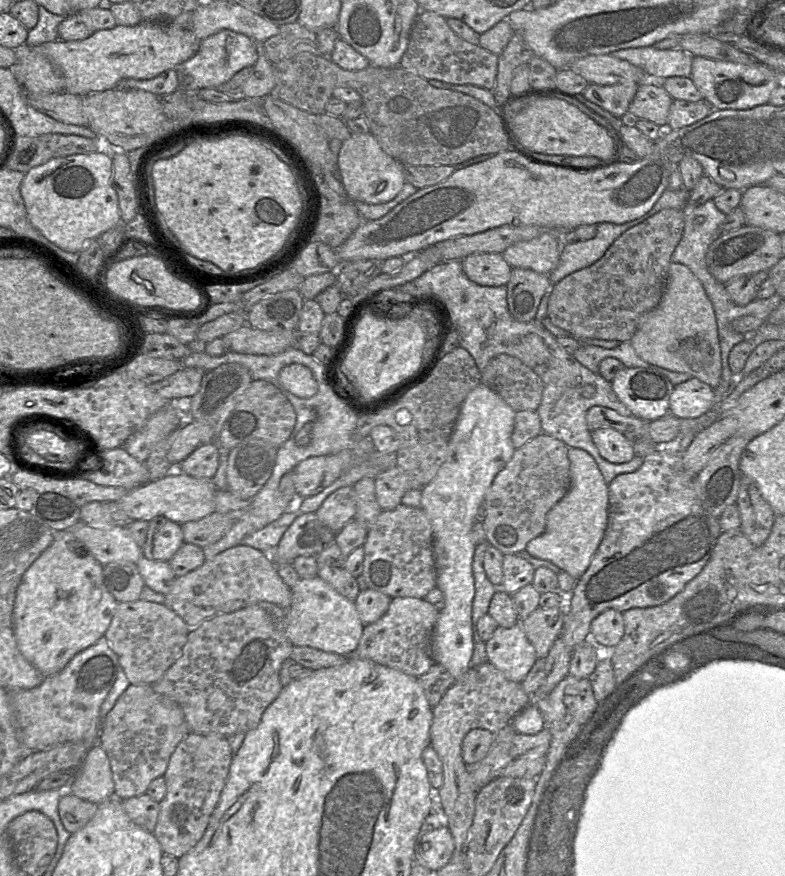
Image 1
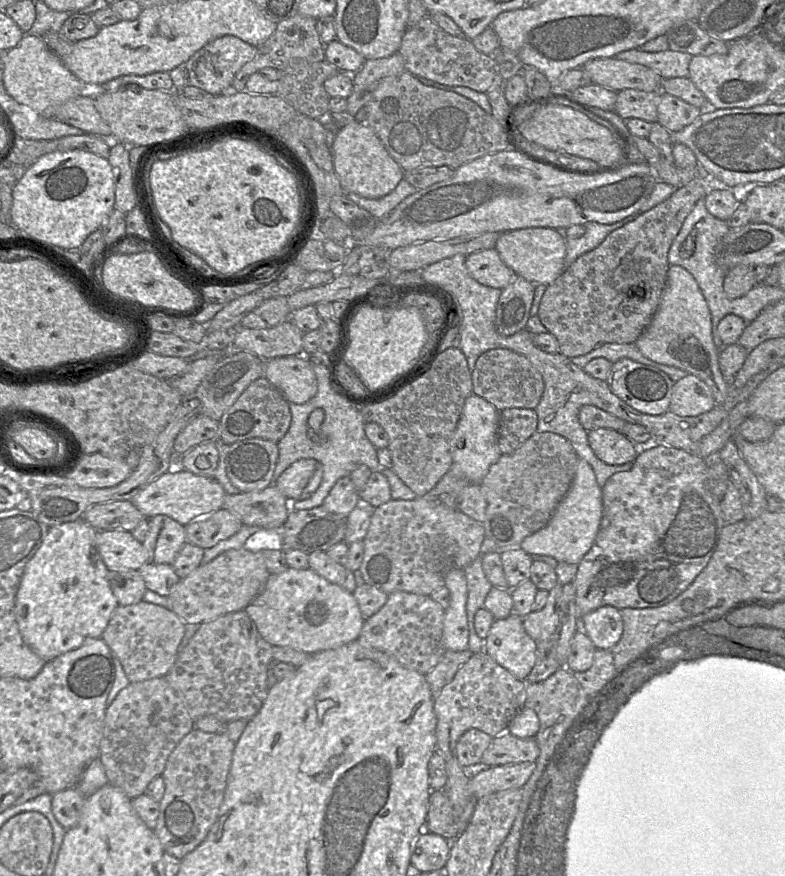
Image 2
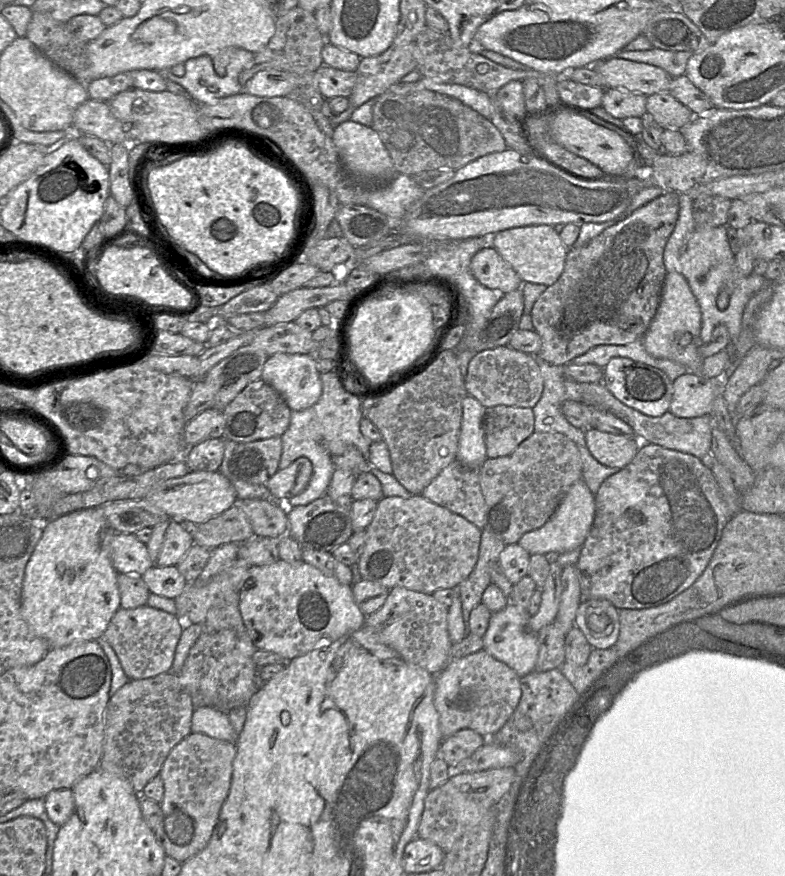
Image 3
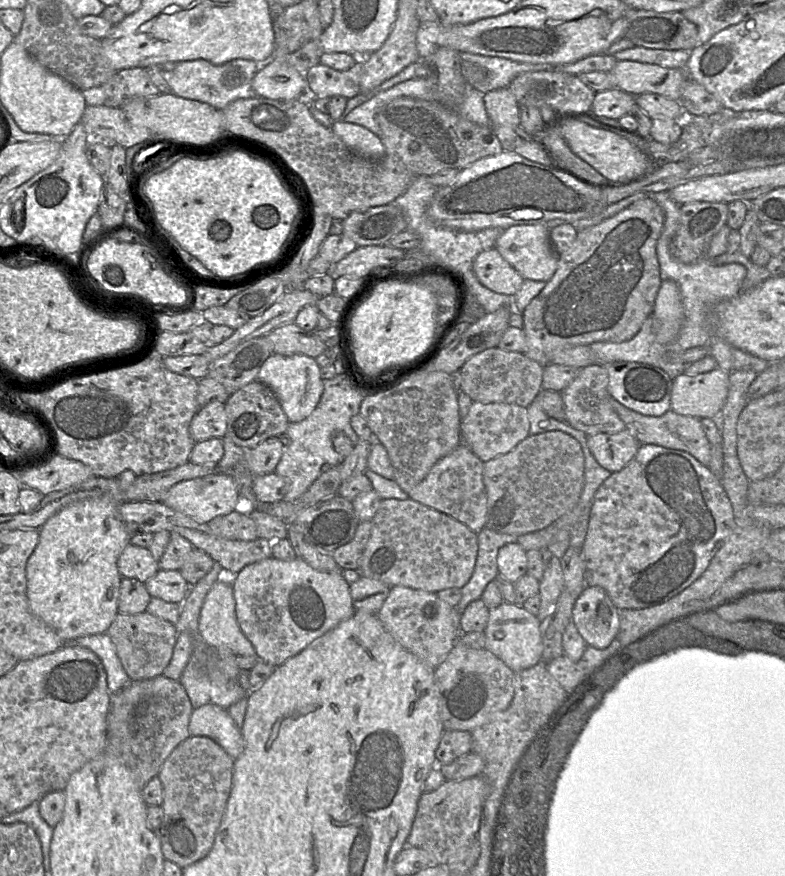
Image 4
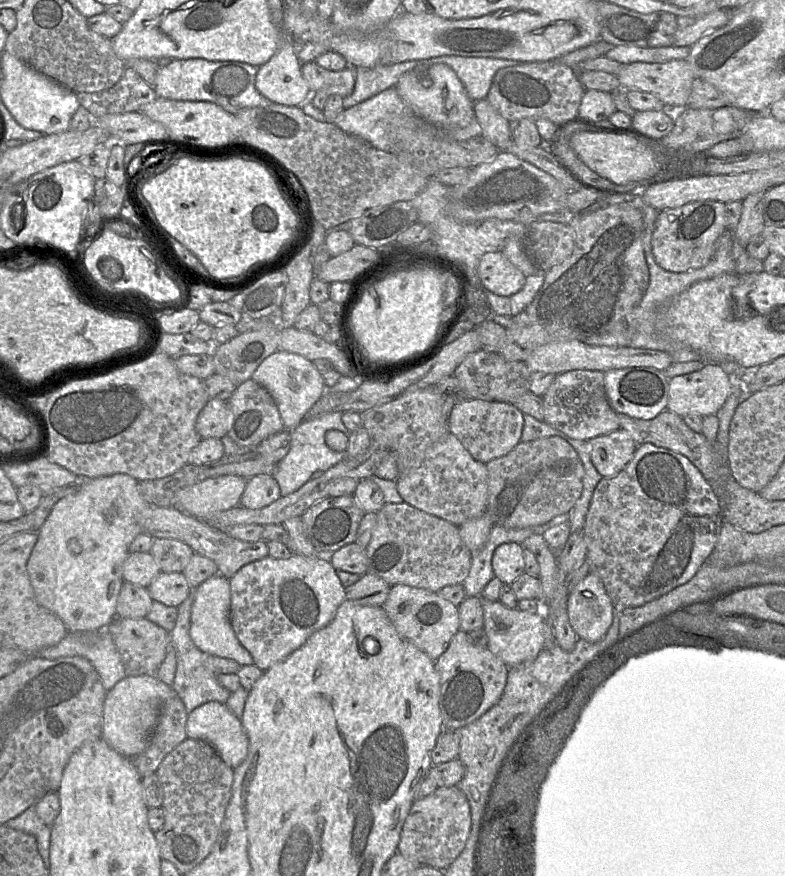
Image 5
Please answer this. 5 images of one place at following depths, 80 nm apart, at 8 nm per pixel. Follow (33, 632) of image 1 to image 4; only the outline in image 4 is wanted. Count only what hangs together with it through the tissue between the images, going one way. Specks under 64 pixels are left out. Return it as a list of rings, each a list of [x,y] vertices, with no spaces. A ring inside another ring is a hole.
[[[93,498],[78,501],[63,508],[58,513],[50,517],[46,521],[46,523],[39,529],[39,542],[26,563],[26,595],[32,613],[39,619],[41,619],[44,623],[46,623],[48,626],[50,626],[64,641],[64,643],[73,642],[75,639],[82,636],[106,633],[118,613],[117,603],[119,598],[119,588],[122,576],[119,573],[117,561],[125,546],[130,543],[130,537],[132,535],[128,531],[126,525],[124,524],[120,516],[120,504],[122,503],[118,503],[118,501],[115,501],[112,498]]]

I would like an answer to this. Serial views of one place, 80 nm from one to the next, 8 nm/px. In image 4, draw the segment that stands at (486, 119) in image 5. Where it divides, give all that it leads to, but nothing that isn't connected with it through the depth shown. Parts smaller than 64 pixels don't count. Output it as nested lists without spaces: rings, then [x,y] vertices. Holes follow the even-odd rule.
[[[508,87],[490,91],[484,95],[484,105],[491,127],[518,127],[520,123],[519,104]]]

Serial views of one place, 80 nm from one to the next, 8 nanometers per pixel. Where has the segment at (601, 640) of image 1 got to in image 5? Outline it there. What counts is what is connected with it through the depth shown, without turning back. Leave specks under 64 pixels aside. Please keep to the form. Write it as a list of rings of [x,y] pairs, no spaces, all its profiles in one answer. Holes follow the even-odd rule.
[[[592,572],[572,589],[566,607],[574,631],[589,642],[601,640],[613,620],[614,604],[602,580]]]

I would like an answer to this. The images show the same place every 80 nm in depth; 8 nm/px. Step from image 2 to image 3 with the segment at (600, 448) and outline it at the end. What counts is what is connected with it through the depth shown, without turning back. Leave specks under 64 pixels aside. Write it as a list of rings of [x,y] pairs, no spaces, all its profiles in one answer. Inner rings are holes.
[[[594,428],[585,431],[585,440],[591,455],[599,463],[620,470],[632,461],[641,447],[636,436],[617,435]]]

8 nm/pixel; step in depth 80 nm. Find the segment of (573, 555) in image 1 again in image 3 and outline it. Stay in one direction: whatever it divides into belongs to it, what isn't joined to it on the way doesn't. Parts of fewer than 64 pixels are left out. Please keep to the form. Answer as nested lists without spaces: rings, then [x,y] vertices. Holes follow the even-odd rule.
[[[582,478],[578,479],[559,503],[546,523],[524,533],[517,542],[529,554],[563,553],[583,545],[594,520],[595,498]]]

